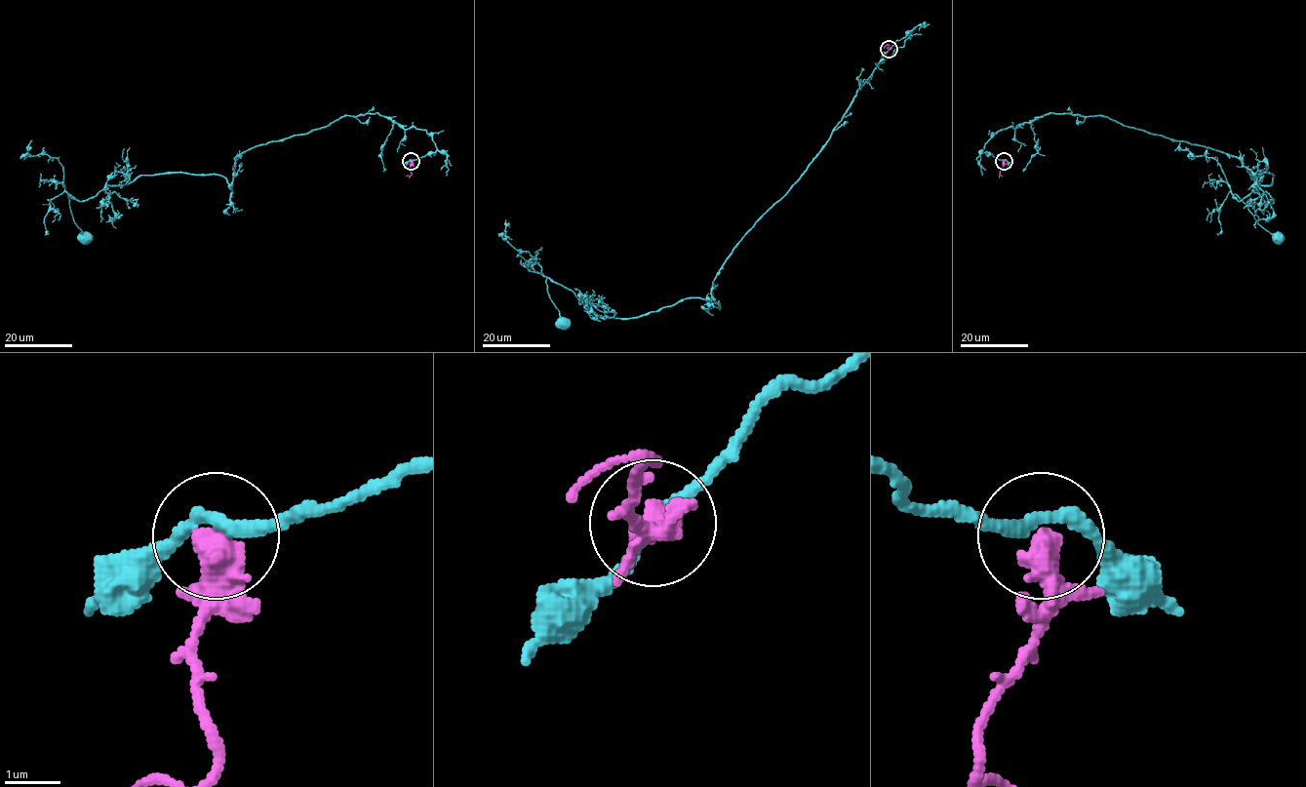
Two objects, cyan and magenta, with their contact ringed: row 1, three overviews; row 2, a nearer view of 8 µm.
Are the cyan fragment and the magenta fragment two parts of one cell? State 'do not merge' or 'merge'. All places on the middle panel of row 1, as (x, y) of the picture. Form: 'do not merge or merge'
do not merge

